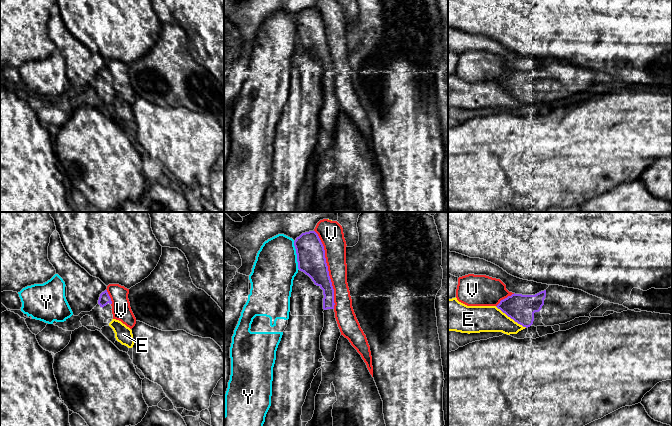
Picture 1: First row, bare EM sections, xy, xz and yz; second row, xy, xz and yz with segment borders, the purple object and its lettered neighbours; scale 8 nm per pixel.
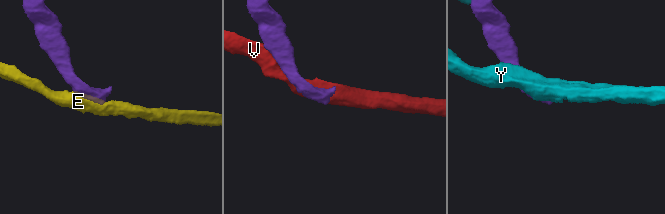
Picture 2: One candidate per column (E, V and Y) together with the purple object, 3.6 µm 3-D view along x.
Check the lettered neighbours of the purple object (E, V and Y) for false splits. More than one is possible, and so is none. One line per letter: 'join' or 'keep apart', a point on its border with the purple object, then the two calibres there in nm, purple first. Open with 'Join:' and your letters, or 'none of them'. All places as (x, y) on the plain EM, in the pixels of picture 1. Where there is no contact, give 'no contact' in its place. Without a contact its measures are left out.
Join: none of them
E: keep apart; contact yz (511, 94); calibres 220 and 200 nm
V: keep apart; contact xz (327, 45); calibres 220 and 180 nm
Y: keep apart; contact xz (297, 31); calibres 220 and 340 nm

